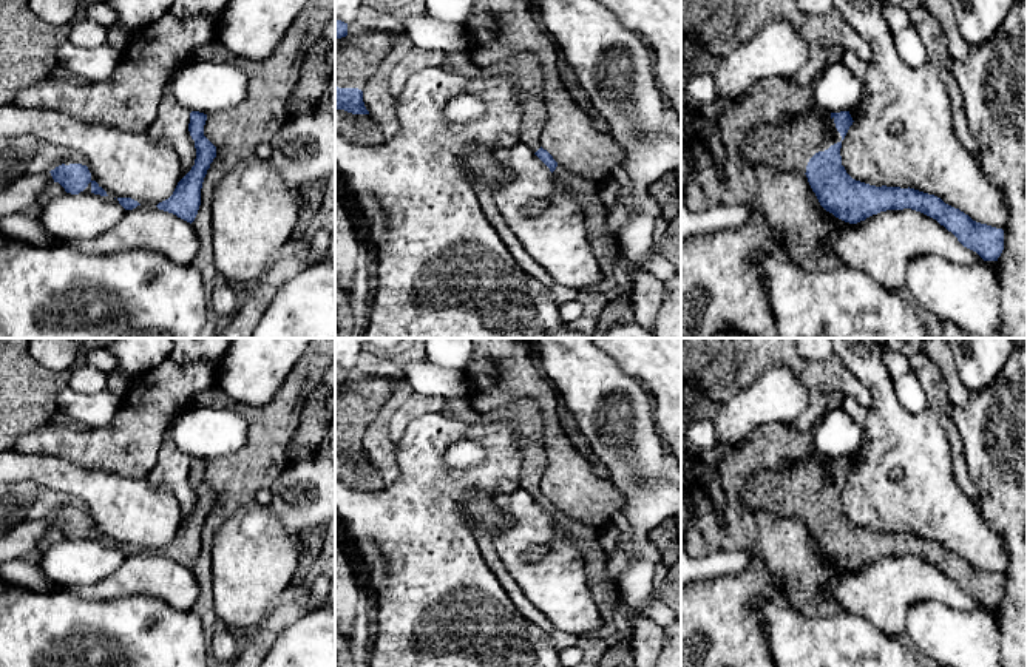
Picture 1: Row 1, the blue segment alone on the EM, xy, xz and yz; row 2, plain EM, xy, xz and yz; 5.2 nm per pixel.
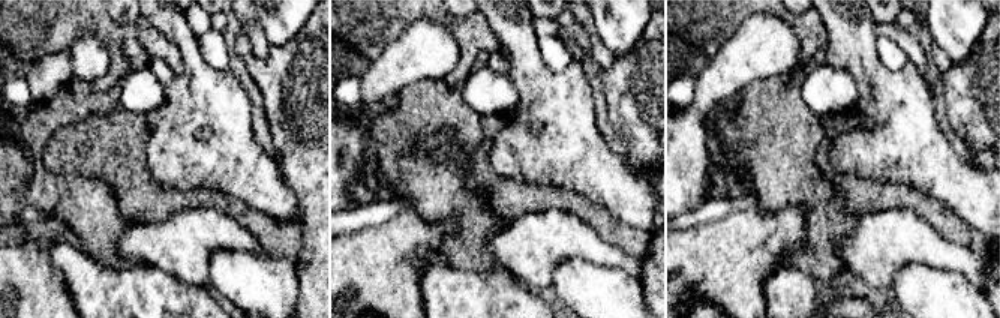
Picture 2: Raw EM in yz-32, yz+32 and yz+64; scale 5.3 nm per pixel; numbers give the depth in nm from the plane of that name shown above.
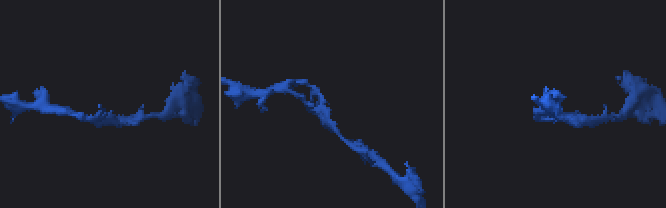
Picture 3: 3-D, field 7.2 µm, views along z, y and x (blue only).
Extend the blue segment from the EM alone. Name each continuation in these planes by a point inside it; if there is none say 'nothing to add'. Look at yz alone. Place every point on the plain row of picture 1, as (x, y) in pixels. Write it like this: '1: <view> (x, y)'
1: yz (788, 493)

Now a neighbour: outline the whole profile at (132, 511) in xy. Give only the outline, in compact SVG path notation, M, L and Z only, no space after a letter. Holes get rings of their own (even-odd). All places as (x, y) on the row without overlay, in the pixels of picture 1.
M0 452L0 488L25 482L83 500L93 526L116 545L158 551L181 526L175 494L165 486L151 486L148 479L127 479L60 455Z

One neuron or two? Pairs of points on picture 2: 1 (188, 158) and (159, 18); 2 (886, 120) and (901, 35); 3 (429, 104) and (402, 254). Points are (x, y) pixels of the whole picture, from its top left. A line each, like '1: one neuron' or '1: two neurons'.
1: one neuron
2: two neurons
3: two neurons

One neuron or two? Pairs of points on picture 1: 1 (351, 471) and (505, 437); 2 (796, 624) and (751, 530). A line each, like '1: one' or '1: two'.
1: two
2: two

